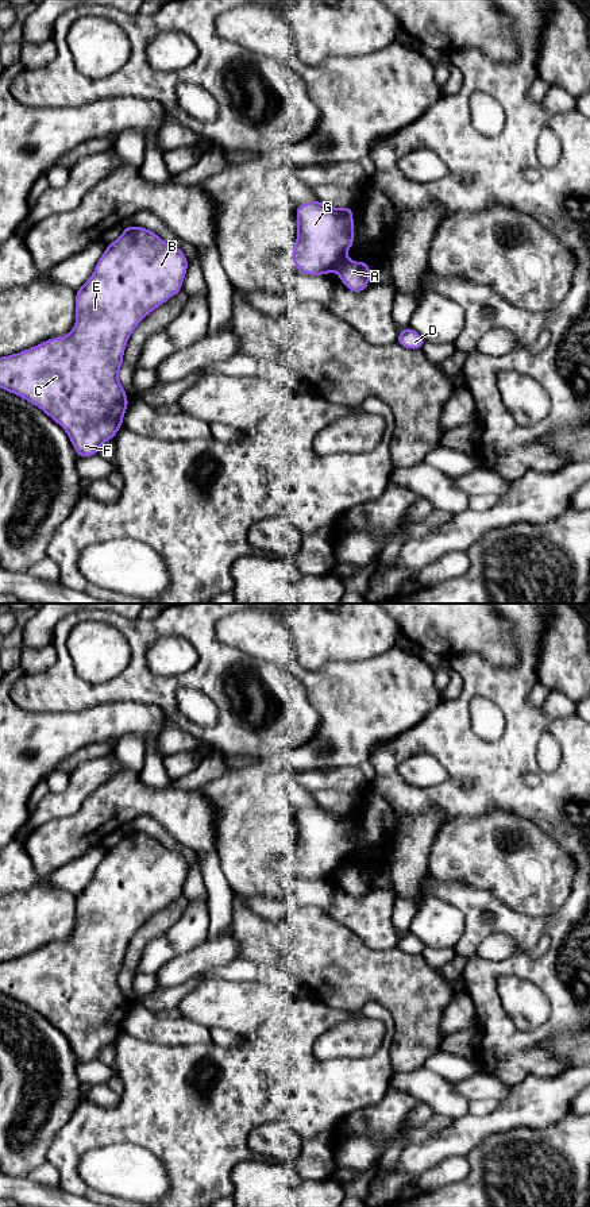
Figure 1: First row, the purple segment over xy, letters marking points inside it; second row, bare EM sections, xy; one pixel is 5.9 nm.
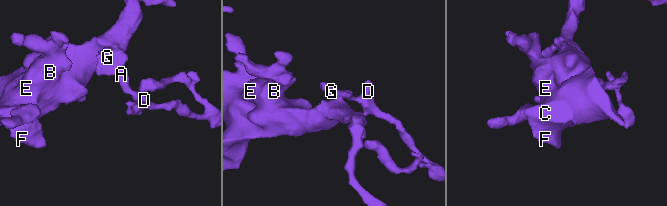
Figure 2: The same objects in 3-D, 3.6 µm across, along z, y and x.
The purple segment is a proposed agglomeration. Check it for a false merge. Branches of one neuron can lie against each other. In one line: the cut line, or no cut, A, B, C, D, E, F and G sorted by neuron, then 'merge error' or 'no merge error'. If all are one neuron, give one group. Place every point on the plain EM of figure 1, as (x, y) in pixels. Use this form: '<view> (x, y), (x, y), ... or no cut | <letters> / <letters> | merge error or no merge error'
xy (343, 862), (331, 875) | A D / B C E F G | merge error

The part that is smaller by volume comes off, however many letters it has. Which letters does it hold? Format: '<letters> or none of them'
A, D

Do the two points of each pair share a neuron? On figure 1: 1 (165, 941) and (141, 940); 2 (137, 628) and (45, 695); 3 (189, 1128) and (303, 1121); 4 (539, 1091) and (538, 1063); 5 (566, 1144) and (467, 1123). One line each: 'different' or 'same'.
1: different
2: same
3: same
4: different
5: different

